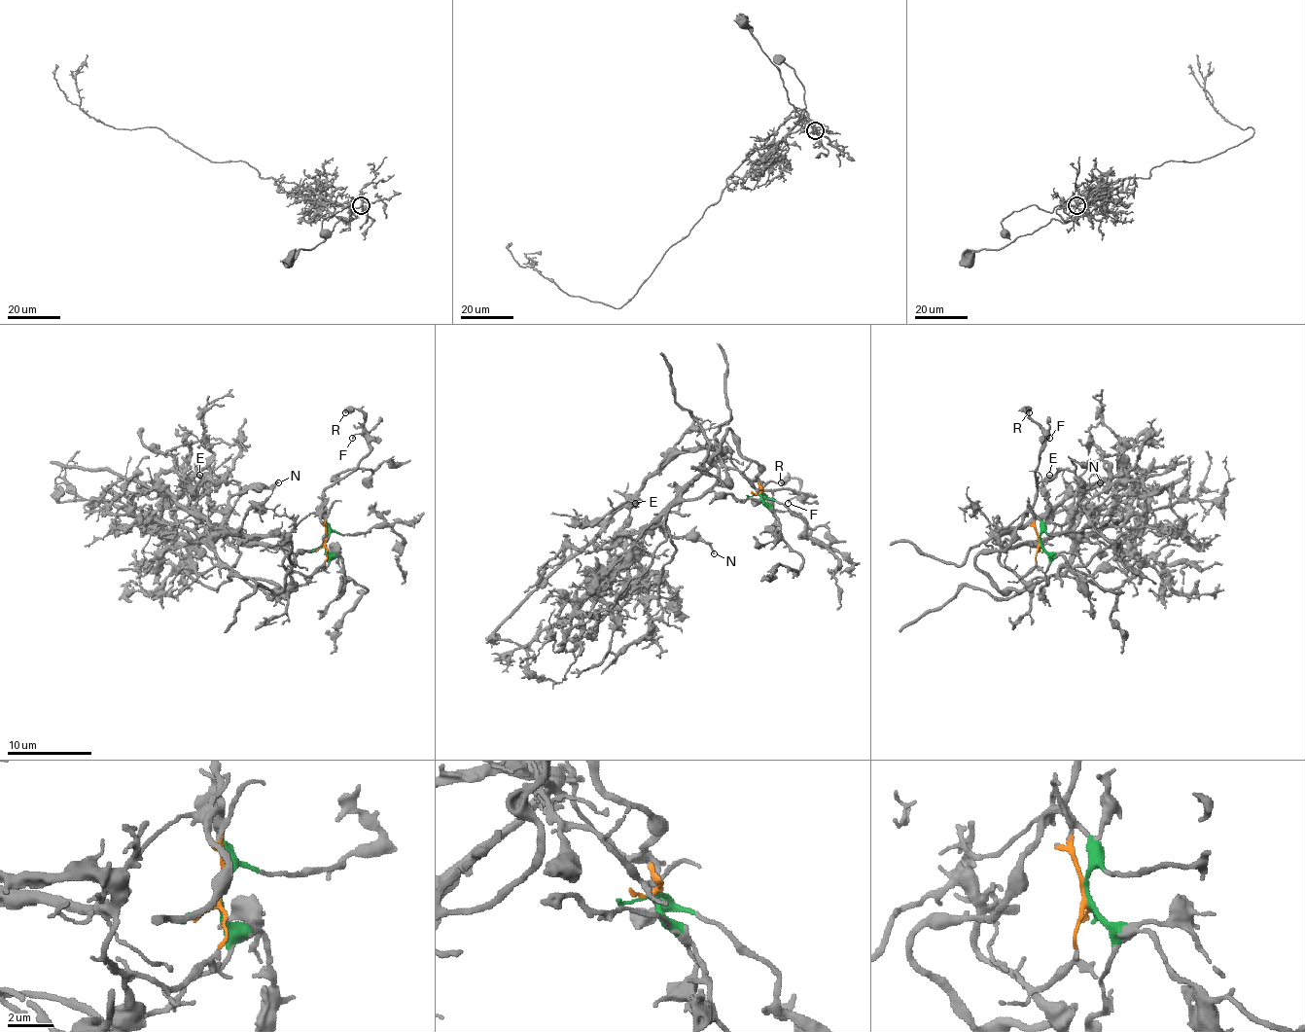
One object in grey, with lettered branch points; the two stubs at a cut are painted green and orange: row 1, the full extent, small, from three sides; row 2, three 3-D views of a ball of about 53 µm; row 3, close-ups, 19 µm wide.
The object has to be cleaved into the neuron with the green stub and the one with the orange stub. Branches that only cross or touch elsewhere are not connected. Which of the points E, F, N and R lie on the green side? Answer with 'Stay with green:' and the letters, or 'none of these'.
Stay with green: F, R

